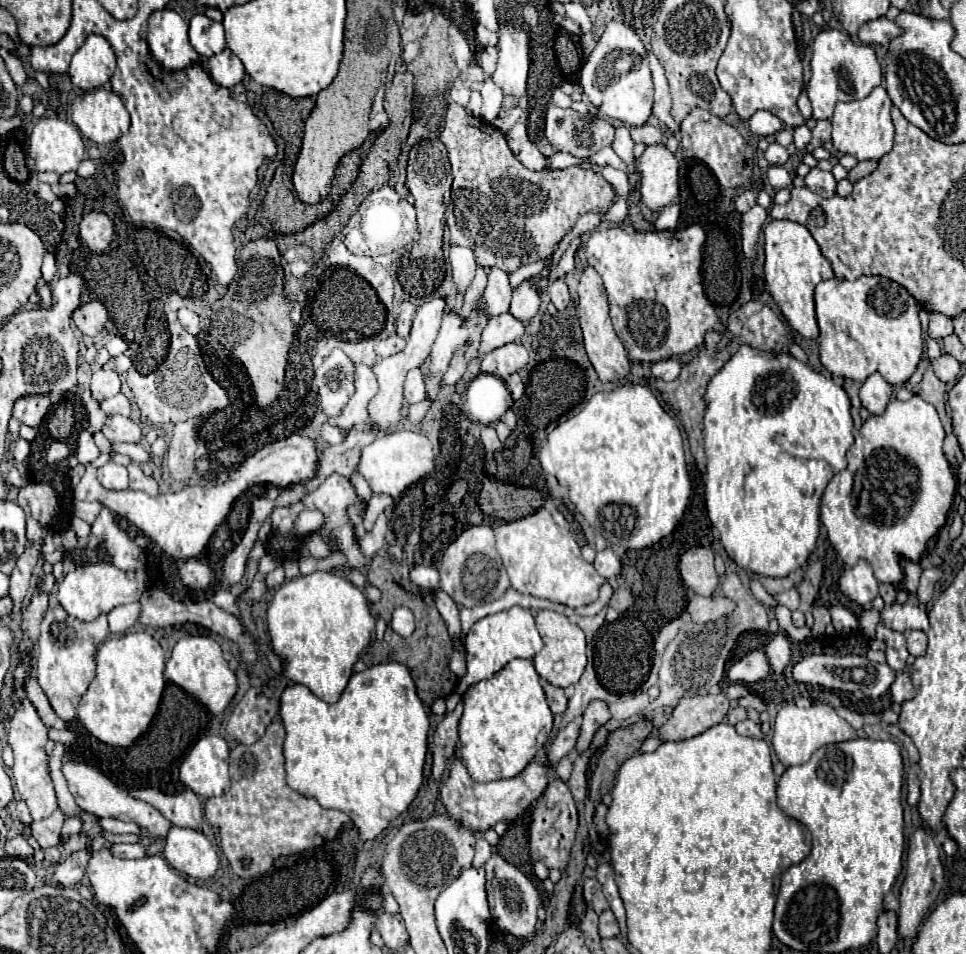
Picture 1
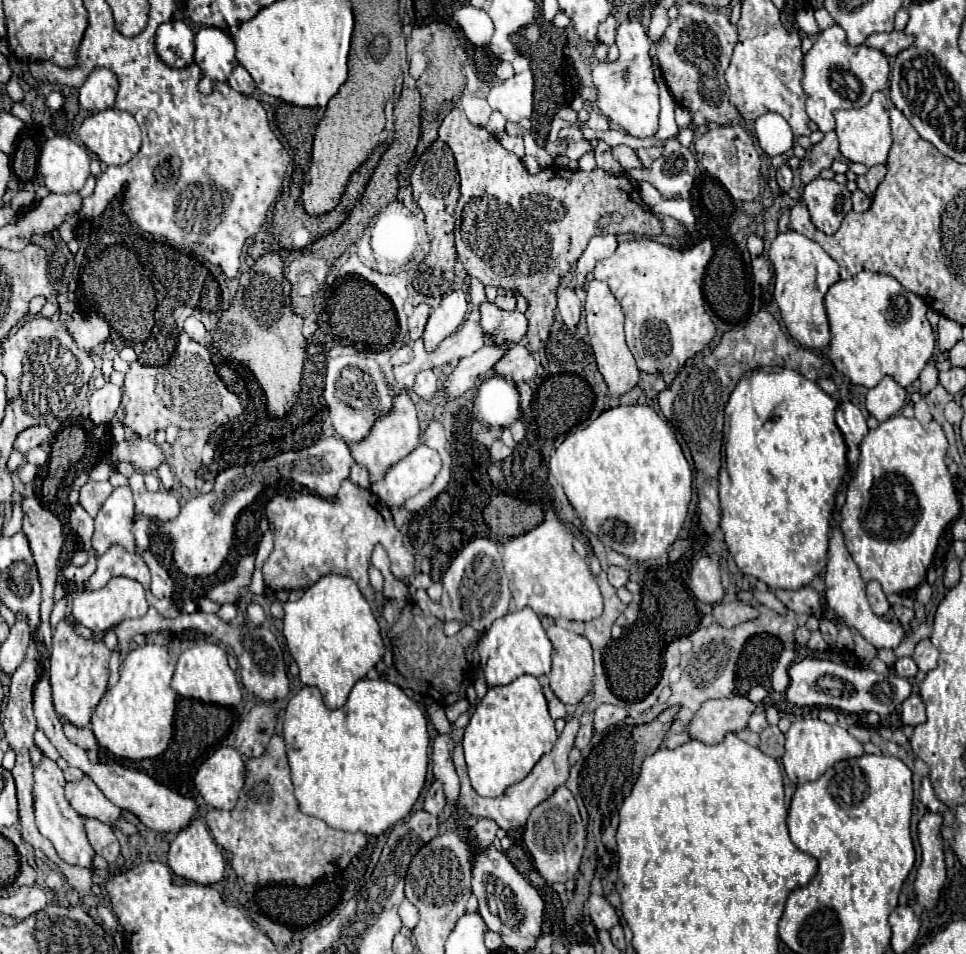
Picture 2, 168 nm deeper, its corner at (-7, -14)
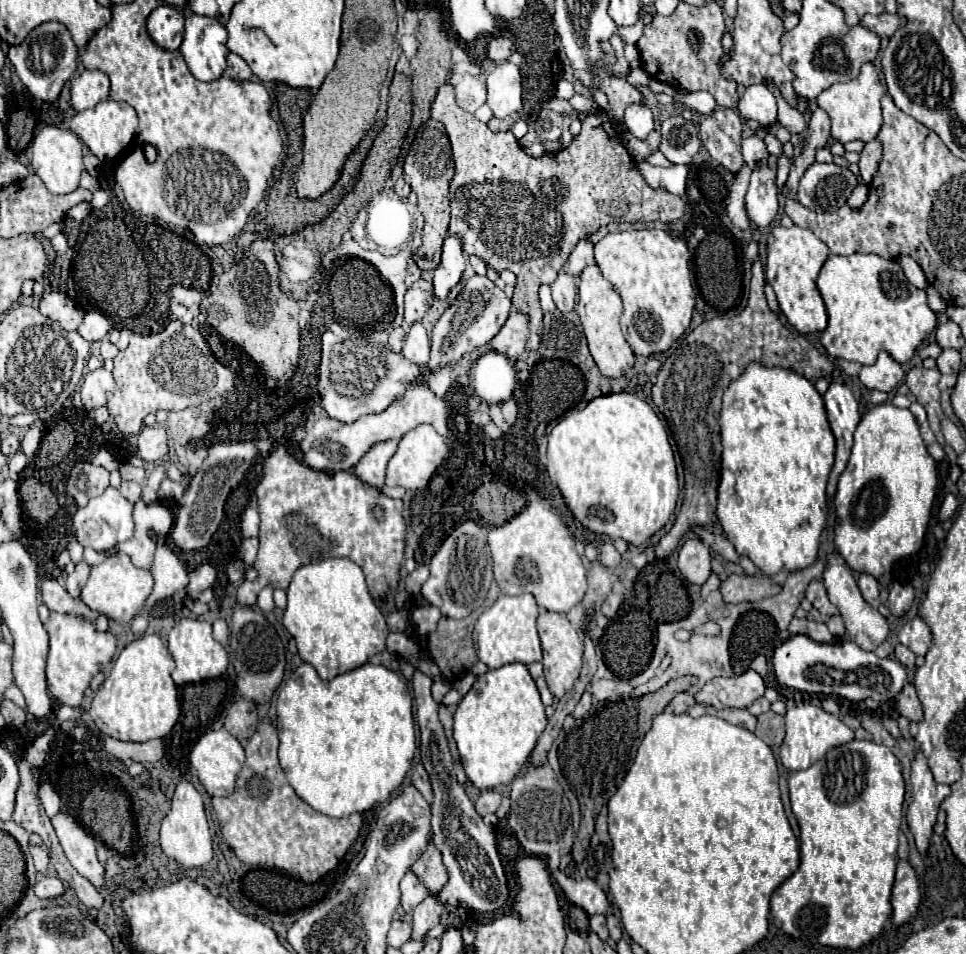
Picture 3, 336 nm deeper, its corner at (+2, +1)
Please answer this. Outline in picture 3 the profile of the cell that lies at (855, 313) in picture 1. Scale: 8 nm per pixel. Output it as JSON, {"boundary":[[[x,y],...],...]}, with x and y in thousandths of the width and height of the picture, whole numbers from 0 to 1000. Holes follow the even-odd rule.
{"boundary":[[[858,266],[858,270],[854,273],[848,285],[846,302],[854,314],[856,329],[858,329],[858,342],[850,350],[850,361],[854,363],[856,371],[864,375],[885,377],[891,382],[906,382],[908,371],[916,367],[929,379],[937,382],[943,377],[943,373],[947,371],[955,354],[970,342],[970,327],[962,323],[958,304],[947,302],[937,291],[929,273],[916,273],[908,266],[881,266],[881,268]]]}

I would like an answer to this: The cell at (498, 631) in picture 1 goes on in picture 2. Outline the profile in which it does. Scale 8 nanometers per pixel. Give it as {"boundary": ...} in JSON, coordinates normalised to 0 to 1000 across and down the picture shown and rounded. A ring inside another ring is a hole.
{"boundary":[[[549,636],[513,649],[497,670],[495,680],[497,680],[497,701],[501,703],[505,720],[526,718],[528,714],[532,714],[542,705],[553,710],[565,708],[571,695],[571,674],[567,672],[557,645]]]}

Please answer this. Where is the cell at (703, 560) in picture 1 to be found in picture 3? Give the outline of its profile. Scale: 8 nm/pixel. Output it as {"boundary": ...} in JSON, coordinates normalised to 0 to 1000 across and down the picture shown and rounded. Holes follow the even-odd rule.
{"boundary":[[[724,564],[709,566],[705,577],[703,577],[701,593],[713,610],[726,614],[736,602],[736,577],[734,577],[734,572],[730,572]]]}

